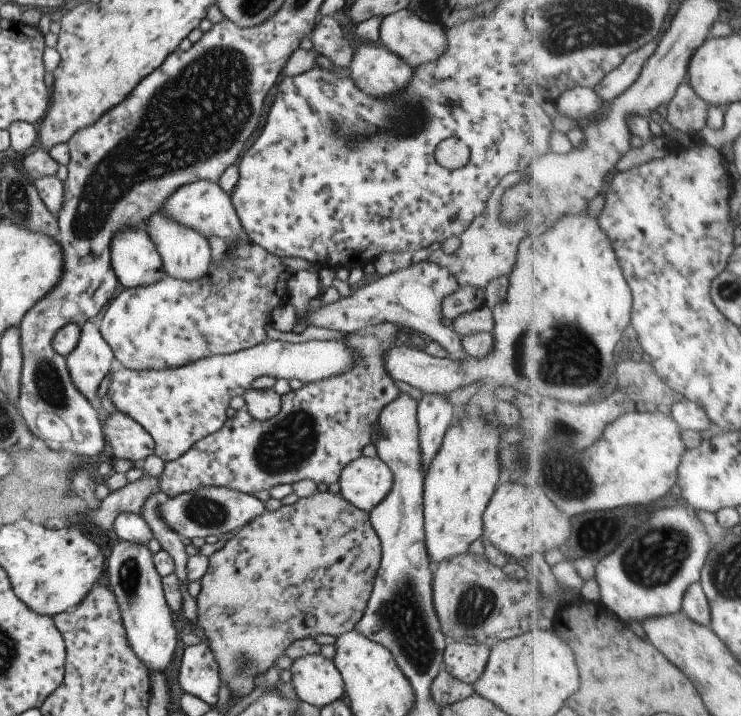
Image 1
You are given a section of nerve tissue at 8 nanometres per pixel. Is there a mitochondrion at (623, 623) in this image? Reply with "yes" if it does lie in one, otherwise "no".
no

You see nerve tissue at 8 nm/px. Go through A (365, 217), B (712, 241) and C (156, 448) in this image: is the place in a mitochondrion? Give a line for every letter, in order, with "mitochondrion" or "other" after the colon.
A: other
B: other
C: other

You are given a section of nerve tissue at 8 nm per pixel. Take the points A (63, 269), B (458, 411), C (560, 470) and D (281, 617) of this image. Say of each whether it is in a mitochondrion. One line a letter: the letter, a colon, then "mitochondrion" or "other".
A: other
B: other
C: mitochondrion
D: mitochondrion

